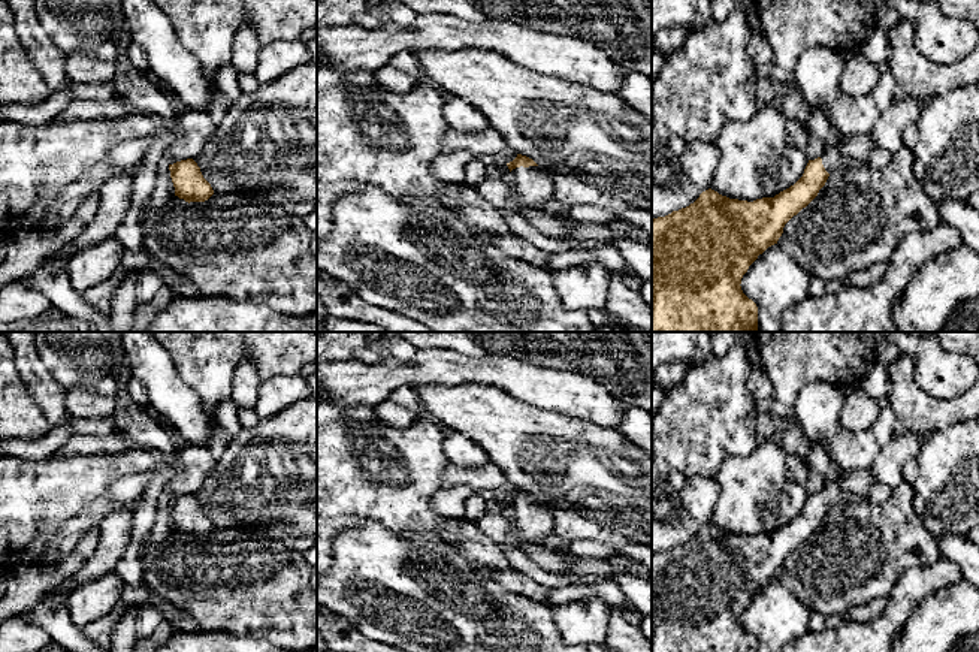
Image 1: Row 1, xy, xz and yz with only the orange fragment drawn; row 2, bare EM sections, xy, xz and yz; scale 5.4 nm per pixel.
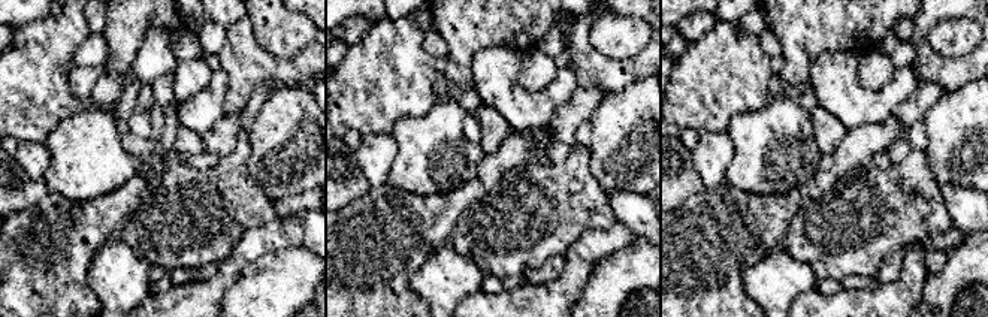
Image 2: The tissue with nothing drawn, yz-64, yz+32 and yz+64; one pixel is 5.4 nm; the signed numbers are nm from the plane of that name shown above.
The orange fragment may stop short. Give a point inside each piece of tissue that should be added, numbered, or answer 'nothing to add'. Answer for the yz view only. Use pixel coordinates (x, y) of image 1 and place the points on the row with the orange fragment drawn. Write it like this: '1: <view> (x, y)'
1: yz (833, 159)

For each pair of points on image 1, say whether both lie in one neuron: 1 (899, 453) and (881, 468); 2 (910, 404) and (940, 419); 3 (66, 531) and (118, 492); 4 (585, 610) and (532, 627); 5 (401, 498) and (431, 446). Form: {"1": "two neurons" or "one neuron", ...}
{"1": "one neuron", "2": "one neuron", "3": "one neuron", "4": "two neurons", "5": "one neuron"}

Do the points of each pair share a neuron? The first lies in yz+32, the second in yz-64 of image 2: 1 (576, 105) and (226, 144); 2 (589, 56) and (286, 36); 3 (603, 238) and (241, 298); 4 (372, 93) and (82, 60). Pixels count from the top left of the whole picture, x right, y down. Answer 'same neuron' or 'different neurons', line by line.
1: same neuron
2: different neurons
3: different neurons
4: different neurons

